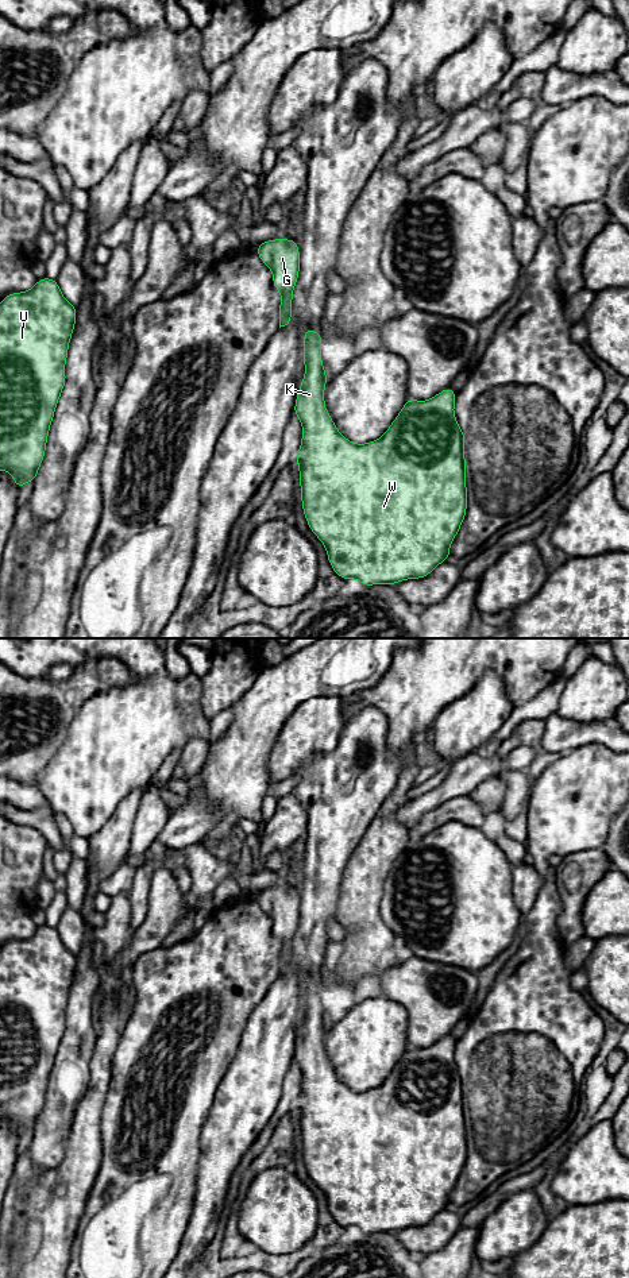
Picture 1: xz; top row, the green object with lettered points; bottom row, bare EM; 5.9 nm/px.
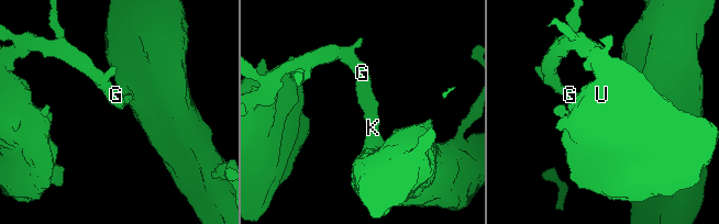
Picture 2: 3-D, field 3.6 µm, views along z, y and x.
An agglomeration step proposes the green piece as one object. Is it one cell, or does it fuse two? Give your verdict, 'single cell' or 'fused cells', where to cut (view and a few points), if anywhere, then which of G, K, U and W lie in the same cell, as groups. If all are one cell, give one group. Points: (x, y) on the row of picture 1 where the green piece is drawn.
single cell | no cut | G K U W

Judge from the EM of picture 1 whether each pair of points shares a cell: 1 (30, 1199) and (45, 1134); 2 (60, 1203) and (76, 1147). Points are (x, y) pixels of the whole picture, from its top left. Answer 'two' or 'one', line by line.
1: two
2: one

